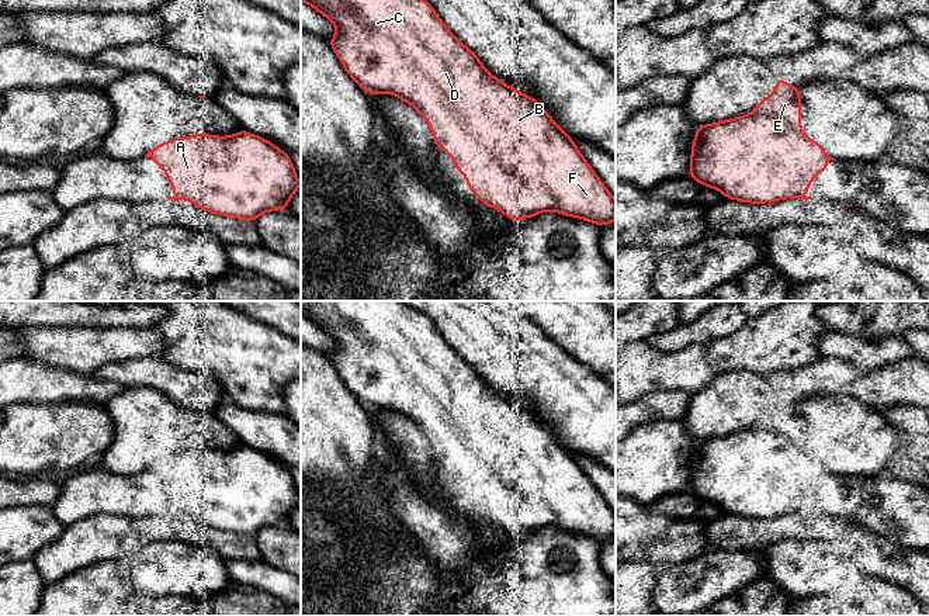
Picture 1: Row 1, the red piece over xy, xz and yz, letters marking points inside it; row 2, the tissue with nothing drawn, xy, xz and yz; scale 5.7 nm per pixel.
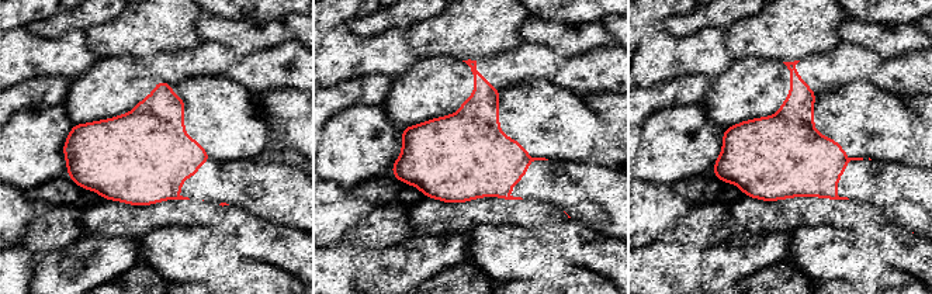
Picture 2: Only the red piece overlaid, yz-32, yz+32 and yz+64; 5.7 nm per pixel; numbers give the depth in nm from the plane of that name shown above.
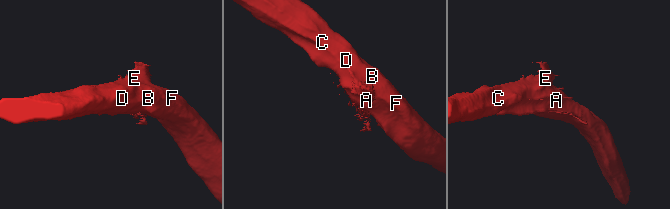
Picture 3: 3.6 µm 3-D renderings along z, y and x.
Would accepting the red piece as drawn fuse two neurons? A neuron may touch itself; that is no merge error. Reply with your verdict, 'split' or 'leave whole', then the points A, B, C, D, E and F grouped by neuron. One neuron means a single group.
leave whole; A B C D E F

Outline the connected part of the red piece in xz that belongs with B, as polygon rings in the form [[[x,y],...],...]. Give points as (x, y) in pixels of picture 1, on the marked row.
[[[301,0],[312,6],[316,11],[325,15],[333,23],[337,32],[327,41],[327,44],[336,52],[344,70],[353,77],[357,84],[367,93],[385,94],[391,93],[399,100],[409,103],[415,107],[433,132],[433,141],[436,148],[441,148],[447,155],[453,158],[453,162],[458,172],[461,172],[467,180],[472,193],[483,203],[485,207],[496,208],[512,219],[527,219],[537,214],[555,211],[566,217],[580,218],[596,224],[597,226],[610,225],[616,219],[616,200],[607,190],[604,183],[599,179],[596,172],[586,162],[580,150],[575,146],[572,136],[569,136],[562,128],[559,128],[552,117],[541,107],[541,104],[527,94],[520,93],[517,89],[507,86],[500,79],[491,75],[478,56],[467,48],[441,21],[436,10],[426,0]]]

